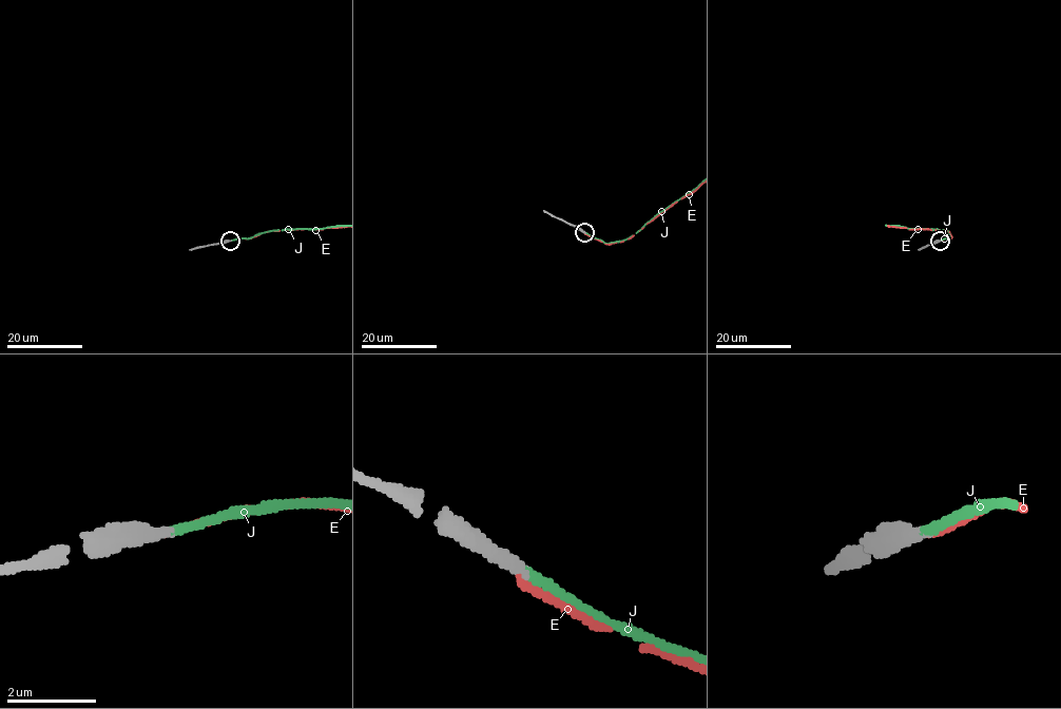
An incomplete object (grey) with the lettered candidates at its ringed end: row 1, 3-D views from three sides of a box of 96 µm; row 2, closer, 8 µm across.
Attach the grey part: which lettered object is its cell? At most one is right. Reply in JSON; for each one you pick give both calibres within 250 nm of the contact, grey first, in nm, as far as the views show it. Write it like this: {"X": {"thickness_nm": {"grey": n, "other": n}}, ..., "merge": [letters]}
{"J": {"thickness_nm": {"grey": 340, "other": 190}}, "merge": ["J"]}

